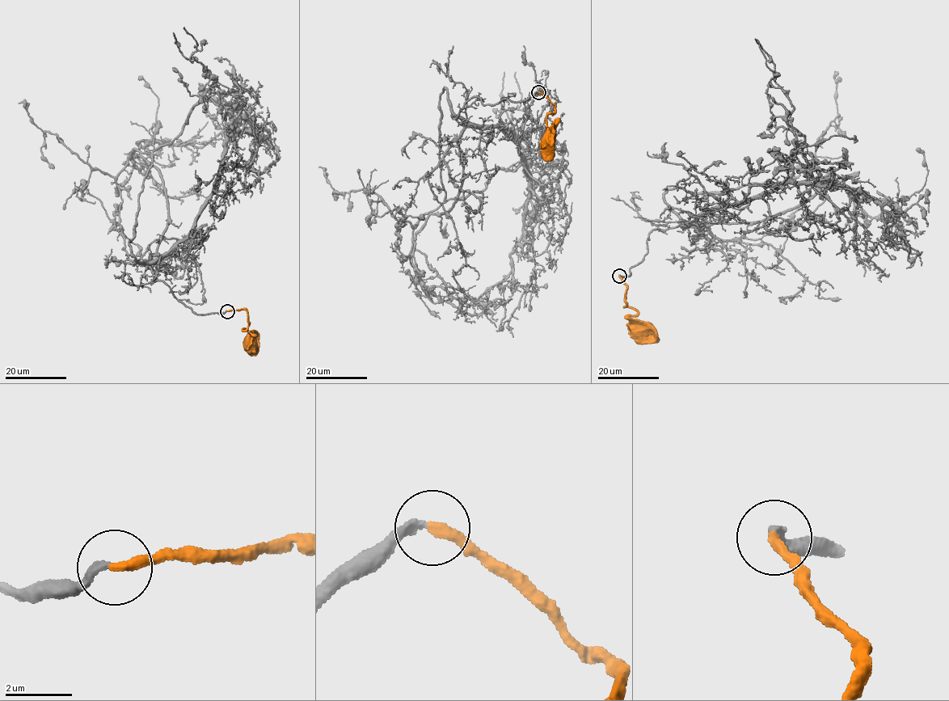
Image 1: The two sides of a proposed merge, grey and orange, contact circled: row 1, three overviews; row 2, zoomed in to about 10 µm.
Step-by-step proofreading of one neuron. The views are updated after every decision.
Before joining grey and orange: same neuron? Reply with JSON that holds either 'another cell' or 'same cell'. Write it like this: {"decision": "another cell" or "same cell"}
{"decision": "same cell"}

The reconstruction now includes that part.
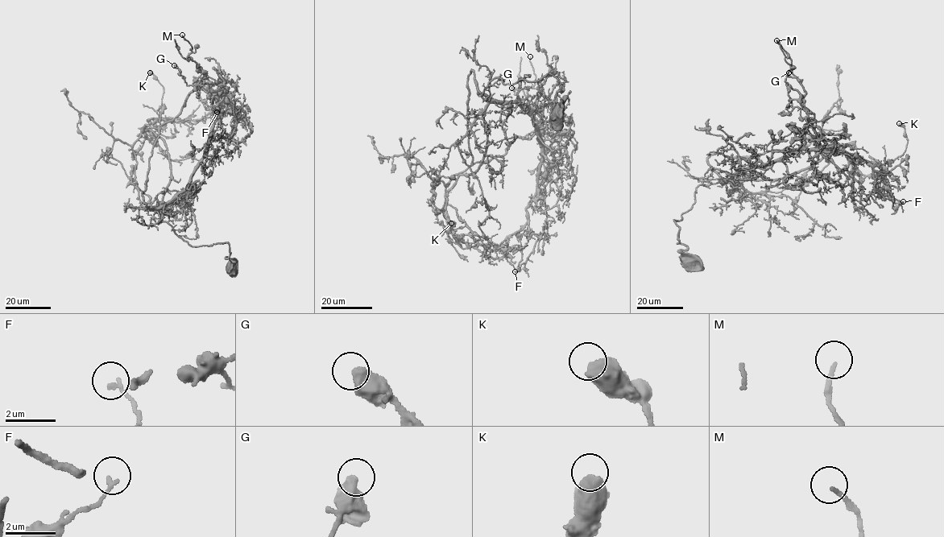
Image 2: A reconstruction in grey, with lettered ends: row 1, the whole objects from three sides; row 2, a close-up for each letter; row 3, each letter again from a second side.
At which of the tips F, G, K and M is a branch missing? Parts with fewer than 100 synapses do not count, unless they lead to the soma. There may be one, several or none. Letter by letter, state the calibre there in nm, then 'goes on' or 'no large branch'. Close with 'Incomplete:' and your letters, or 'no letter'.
F: 160 nm | no large branch
G: 550 nm | no large branch
K: 700 nm | no large branch
M: 150 nm | no large branch
Incomplete: no letter

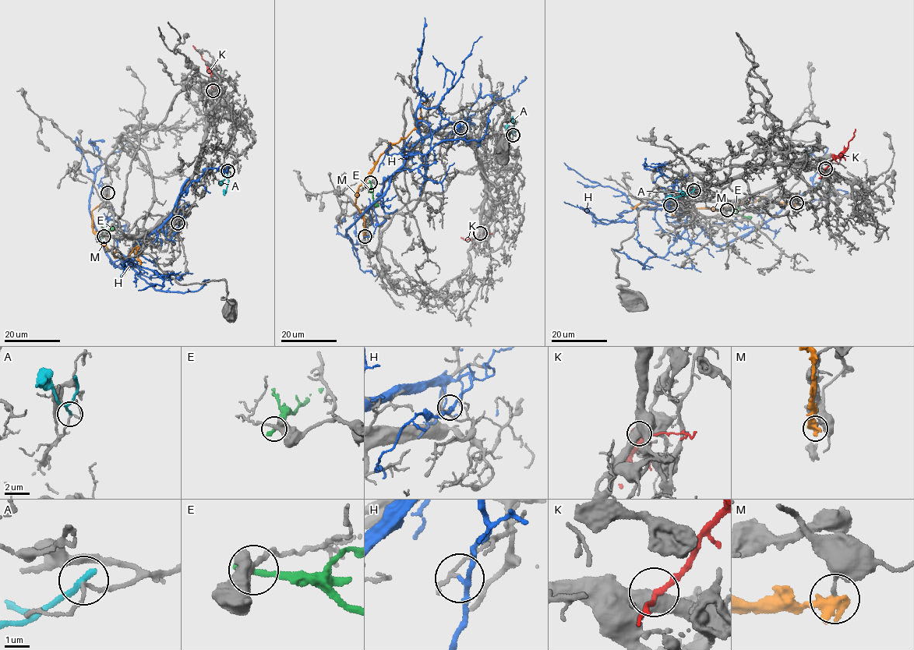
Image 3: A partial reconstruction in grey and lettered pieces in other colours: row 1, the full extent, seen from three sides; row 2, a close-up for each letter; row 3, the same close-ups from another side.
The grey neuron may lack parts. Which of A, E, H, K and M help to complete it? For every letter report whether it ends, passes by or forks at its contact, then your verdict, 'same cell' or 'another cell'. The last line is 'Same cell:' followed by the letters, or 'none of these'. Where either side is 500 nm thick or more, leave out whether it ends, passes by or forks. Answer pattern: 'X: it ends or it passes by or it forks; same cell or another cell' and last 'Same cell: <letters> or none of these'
A: it ends; another cell
E: it ends; another cell
H: it passes by; another cell
K: same cell
M: another cell
Same cell: K

